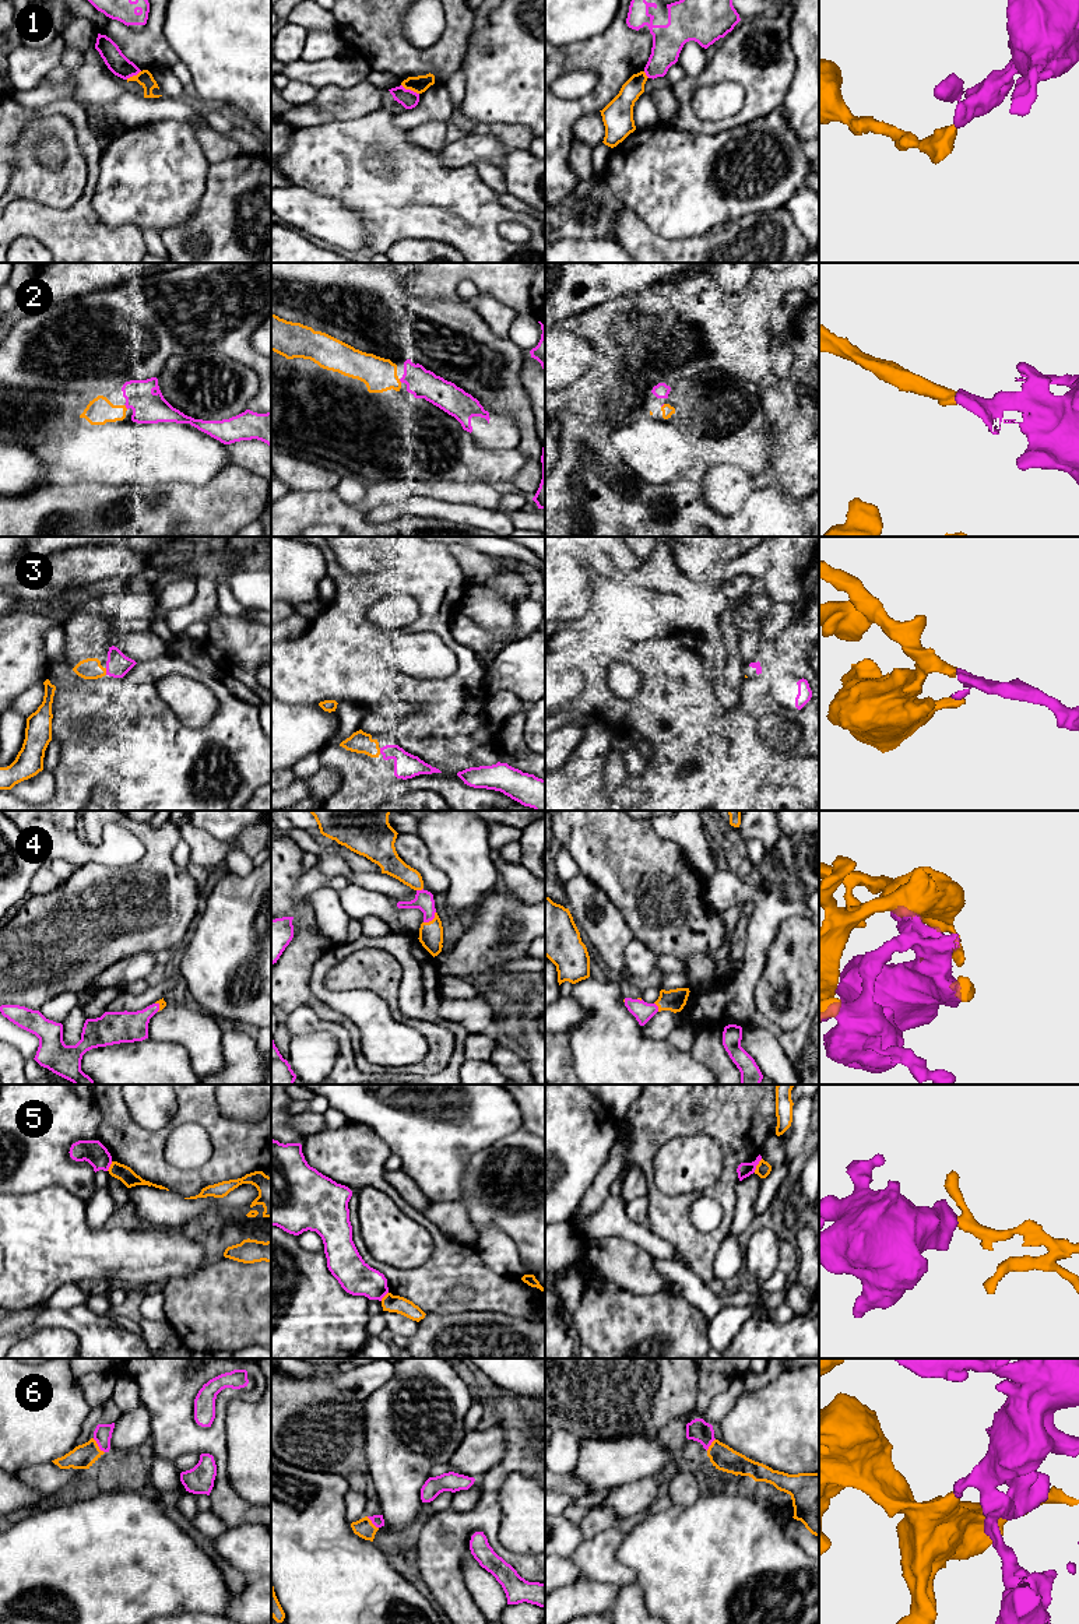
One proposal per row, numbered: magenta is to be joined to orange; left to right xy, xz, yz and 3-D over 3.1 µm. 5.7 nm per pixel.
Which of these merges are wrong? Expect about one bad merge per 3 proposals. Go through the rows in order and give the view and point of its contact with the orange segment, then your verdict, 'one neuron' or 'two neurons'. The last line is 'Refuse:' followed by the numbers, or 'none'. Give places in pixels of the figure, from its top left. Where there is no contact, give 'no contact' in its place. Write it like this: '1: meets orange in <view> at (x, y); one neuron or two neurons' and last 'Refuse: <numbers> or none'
1: meets orange in xz at (410, 88); two neurons
2: meets orange in xy at (125, 407); one neuron
3: meets orange in xy at (105, 671); one neuron
4: meets orange in xz at (432, 920); one neuron
5: meets orange in yz at (756, 1166); two neurons
6: meets orange in xy at (97, 1445); one neuron
Refuse: 1, 5

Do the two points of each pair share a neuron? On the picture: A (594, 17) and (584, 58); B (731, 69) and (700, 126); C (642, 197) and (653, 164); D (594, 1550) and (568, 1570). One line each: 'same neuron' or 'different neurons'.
A: different neurons
B: same neuron
C: same neuron
D: different neurons

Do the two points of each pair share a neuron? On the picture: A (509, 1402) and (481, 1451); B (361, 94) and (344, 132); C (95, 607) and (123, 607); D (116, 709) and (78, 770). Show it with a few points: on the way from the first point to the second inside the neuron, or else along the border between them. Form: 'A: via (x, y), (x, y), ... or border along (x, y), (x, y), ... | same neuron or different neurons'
A: border along (498, 1422), (503, 1433), (505, 1455) | different neurons
B: border along (380, 106), (354, 118), (336, 120) | different neurons
C: via (102, 607), (116, 607) | same neuron
D: via (95, 709), (78, 726), (78, 749) | same neuron

